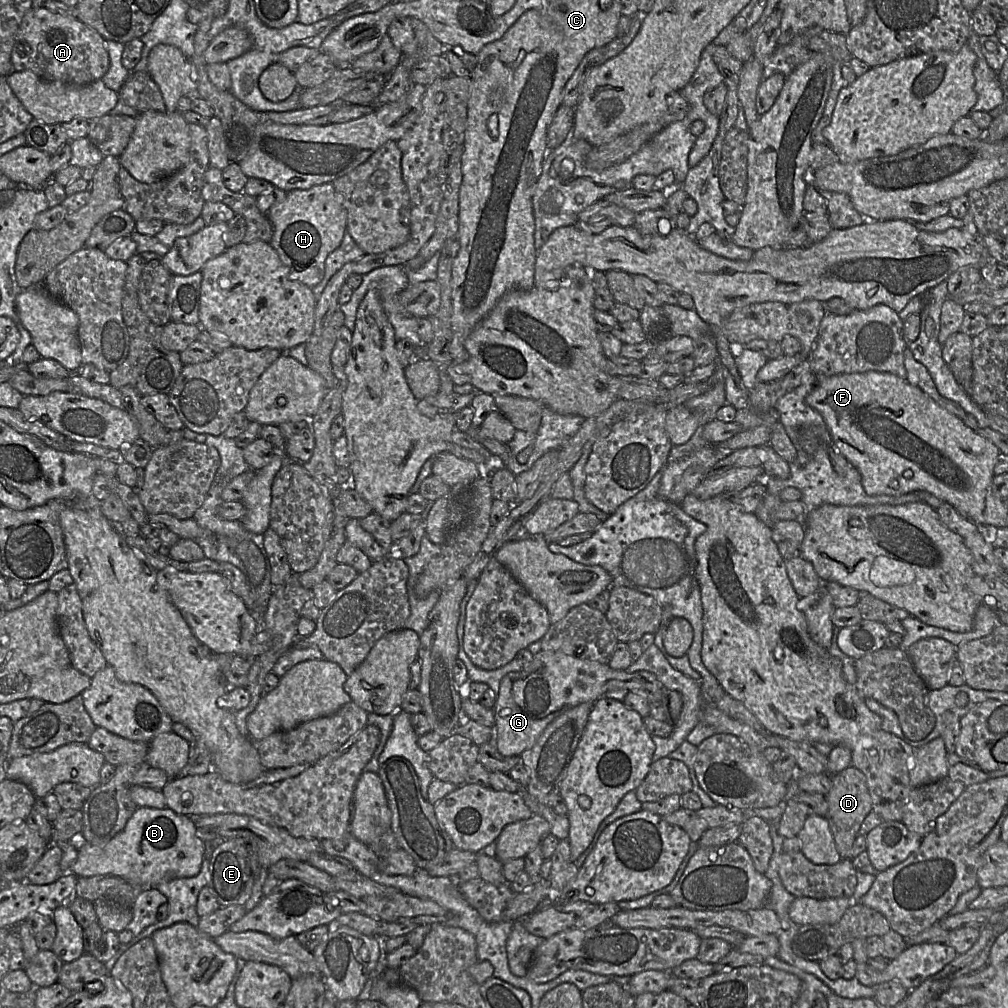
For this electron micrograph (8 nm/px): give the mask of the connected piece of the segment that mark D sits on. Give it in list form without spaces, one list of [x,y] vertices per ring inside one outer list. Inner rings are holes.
[[[853,765],[832,775],[831,780],[831,788],[824,795],[828,803],[825,818],[829,823],[840,856],[842,859],[848,859],[862,823],[873,809],[872,799],[868,791],[866,776]]]

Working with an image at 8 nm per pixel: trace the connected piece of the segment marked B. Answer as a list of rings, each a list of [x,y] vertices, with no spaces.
[[[167,807],[164,809],[136,808],[124,829],[103,846],[82,842],[80,837],[75,841],[77,841],[78,856],[70,869],[73,874],[78,877],[116,876],[139,889],[156,888],[158,884],[173,879],[196,876],[201,870],[205,851],[203,841],[197,836],[197,827],[192,817],[178,815]]]

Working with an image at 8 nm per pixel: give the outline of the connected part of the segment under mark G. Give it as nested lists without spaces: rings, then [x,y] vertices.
[[[540,650],[534,655],[533,661],[528,666],[518,672],[508,673],[501,680],[496,703],[492,708],[495,714],[494,741],[496,748],[503,756],[520,756],[524,750],[535,744],[548,724],[570,708],[586,702],[595,703],[607,692],[616,689],[639,693],[645,696],[650,703],[661,702],[663,688],[665,687],[656,676],[648,671],[629,673],[625,670],[614,670],[609,664],[568,656],[562,652]]]

